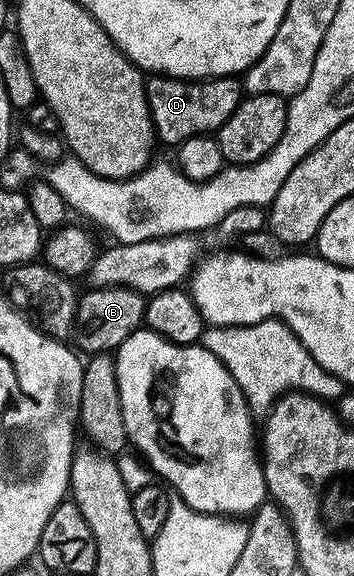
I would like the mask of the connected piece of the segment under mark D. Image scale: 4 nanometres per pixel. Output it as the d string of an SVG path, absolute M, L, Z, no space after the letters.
M155 74L146 81L147 105L155 135L172 146L184 144L194 136L218 133L219 128L237 110L241 99L241 84L235 78L180 78Z

